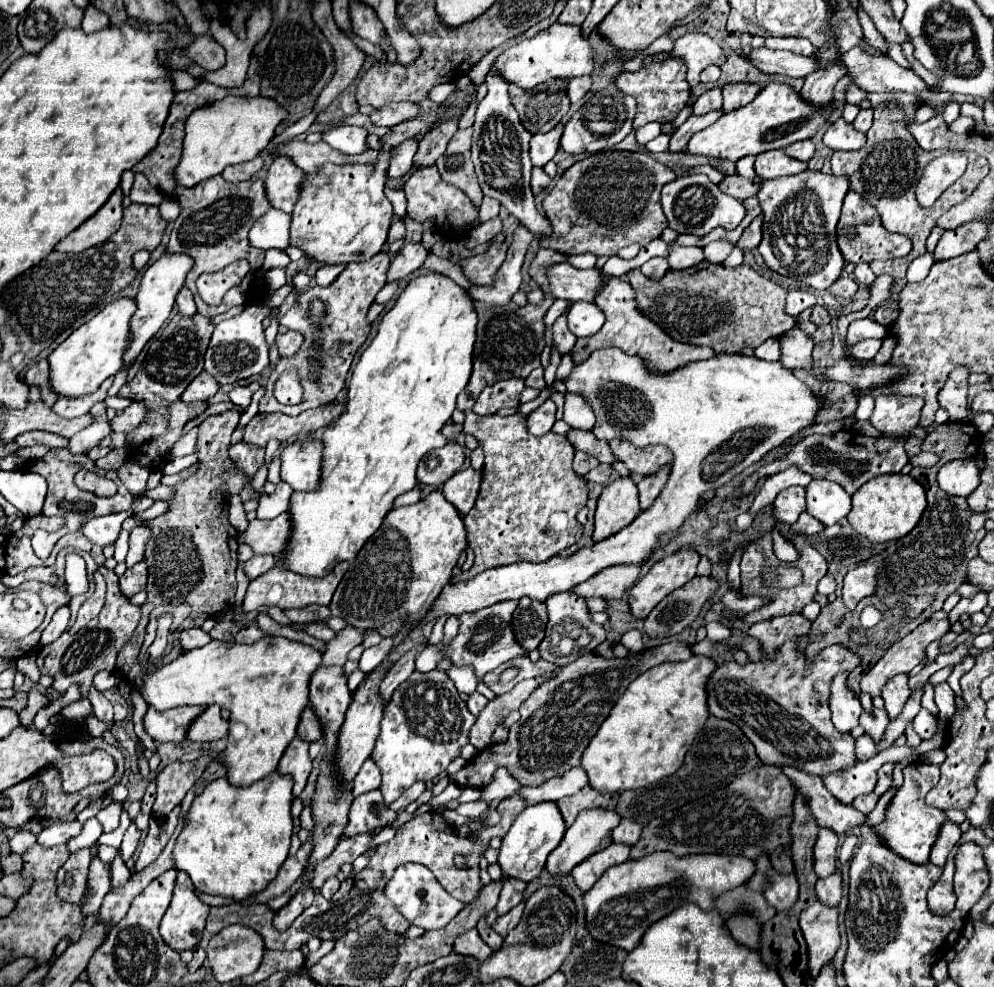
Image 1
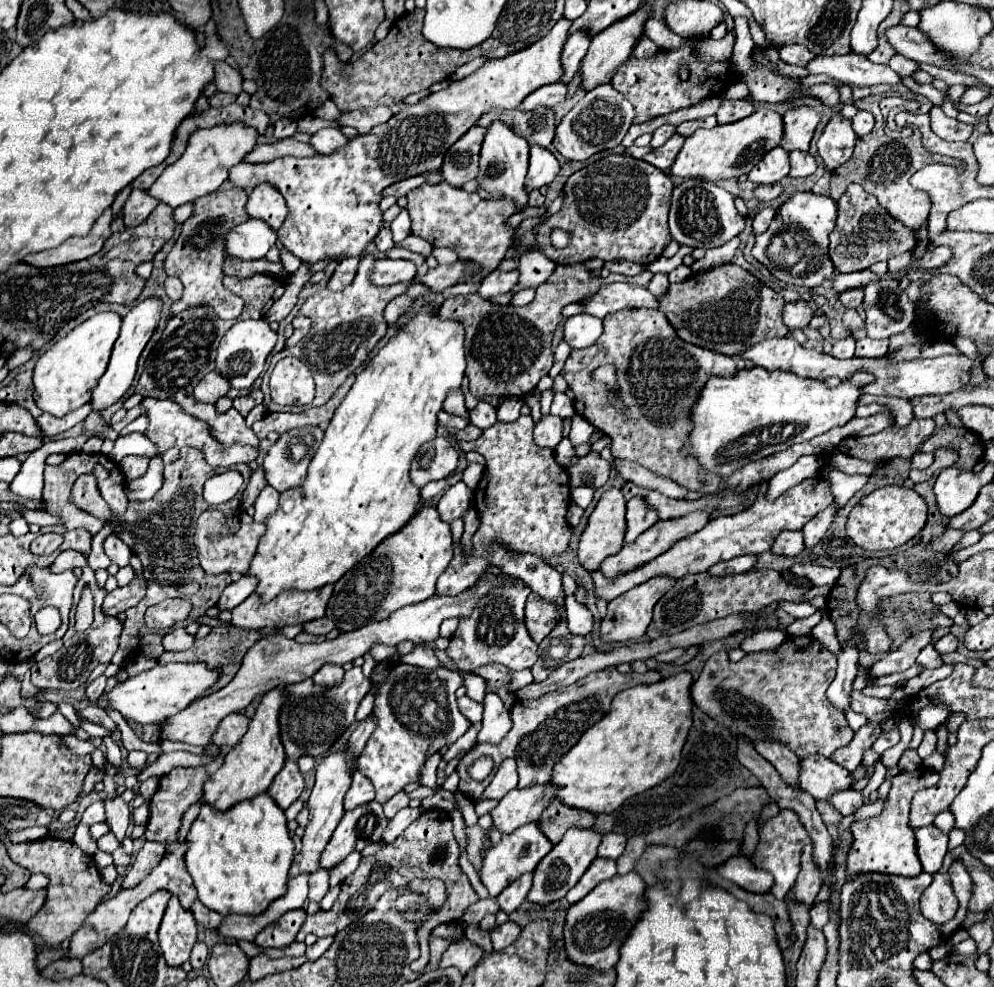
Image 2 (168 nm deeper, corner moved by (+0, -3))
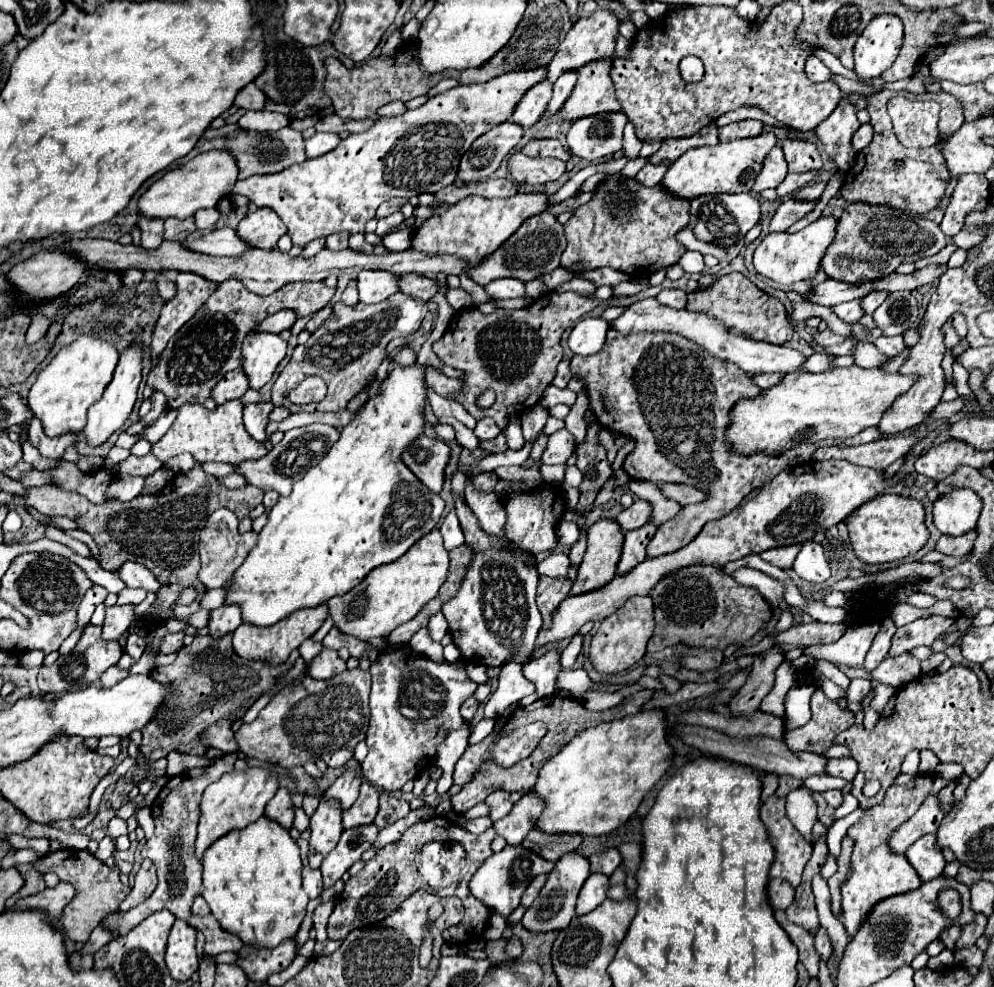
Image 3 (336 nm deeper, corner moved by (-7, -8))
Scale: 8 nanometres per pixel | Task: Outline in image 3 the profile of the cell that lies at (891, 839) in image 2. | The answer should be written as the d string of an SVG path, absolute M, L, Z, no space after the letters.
M916 774L904 786L890 786L886 790L884 800L878 806L874 806L858 824L848 828L848 836L854 840L852 868L850 868L846 882L842 884L842 916L844 916L844 928L848 932L848 938L852 938L856 934L860 922L866 918L868 910L872 910L872 906L876 902L880 902L888 896L894 896L894 894L916 890L922 884L920 876L916 874L916 870L908 862L908 858L904 858L904 854L894 854L890 850L888 838L918 810L920 802L928 794L940 792L946 784L948 784L948 780L944 780L942 776Z

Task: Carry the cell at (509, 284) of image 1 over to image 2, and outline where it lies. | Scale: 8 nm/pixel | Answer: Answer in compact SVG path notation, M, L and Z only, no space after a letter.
M495 269L489 273L489 277L483 279L481 287L479 287L479 295L483 299L489 299L493 295L503 295L503 293L509 293L515 285L517 285L517 279L519 279L519 271L501 271L501 269Z

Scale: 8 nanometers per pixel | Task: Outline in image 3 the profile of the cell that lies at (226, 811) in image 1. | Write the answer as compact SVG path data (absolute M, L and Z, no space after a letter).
M262 816L258 818L258 822L252 822L242 830L232 830L230 834L224 834L212 846L206 848L202 864L204 864L202 896L208 902L212 916L222 924L224 930L232 930L232 934L242 938L246 944L254 944L258 948L278 946L284 938L294 936L298 932L308 904L308 894L304 892L300 878L302 872L300 848L290 838L288 830L280 828L278 822L270 820L268 816Z

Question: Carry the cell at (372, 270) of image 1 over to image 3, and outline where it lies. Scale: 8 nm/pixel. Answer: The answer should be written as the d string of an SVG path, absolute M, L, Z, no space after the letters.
M402 292L392 294L392 298L386 298L384 302L378 302L378 304L358 302L354 306L348 306L344 302L336 302L332 306L332 314L328 316L328 320L314 334L310 334L308 342L294 348L292 358L288 360L286 368L280 372L278 380L272 386L272 404L292 408L292 404L284 398L284 394L288 390L292 390L294 386L298 386L300 378L304 378L308 374L316 374L316 376L322 376L324 382L328 384L326 398L312 406L302 406L302 408L294 406L292 410L294 412L298 412L298 410L332 412L332 410L346 408L346 404L374 378L376 368L386 358L388 342L396 336L400 336L400 330L396 328L396 320L398 320L402 306L410 300L416 306L418 326L420 326L422 318L426 314L426 304L422 300L410 298L408 294L402 294Z

